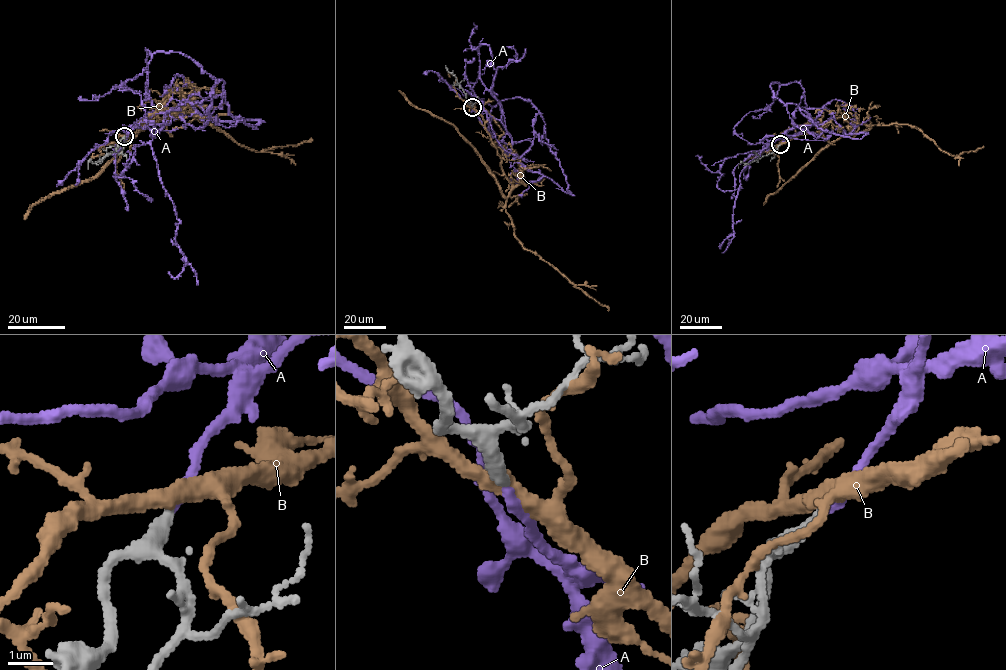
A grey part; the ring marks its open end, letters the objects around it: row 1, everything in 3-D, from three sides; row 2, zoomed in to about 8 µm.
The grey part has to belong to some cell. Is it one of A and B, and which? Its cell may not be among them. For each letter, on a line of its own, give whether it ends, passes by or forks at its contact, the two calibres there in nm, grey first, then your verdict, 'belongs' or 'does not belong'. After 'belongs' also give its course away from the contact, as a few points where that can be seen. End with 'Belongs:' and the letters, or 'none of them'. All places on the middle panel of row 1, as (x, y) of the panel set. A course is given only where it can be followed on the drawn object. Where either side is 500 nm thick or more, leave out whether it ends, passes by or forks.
A: it ends there; 320 nm thick on the grey side, 200 nm on the other; belongs; it runs (472, 108), (502, 109), (506, 143), (543, 134), (537, 114), (532, 144), (507, 152), (468, 84), (473, 58)
B: it passes by; 320 nm thick on the grey side, 400 nm on the other; does not belong
Belongs: A

